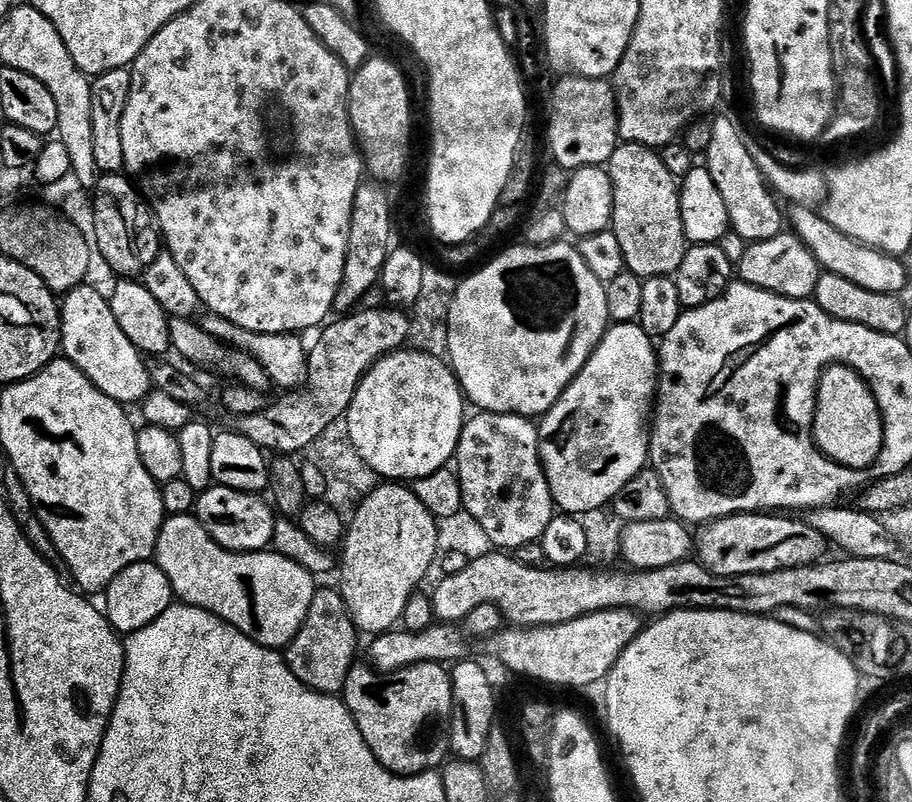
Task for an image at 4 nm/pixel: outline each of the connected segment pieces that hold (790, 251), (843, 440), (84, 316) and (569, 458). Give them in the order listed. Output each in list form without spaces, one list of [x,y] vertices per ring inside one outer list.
[[[784,230],[768,241],[749,243],[744,249],[746,250],[740,260],[739,276],[743,283],[753,284],[767,292],[795,300],[815,297],[822,275],[820,263],[816,260],[816,255],[791,231]]]
[[[844,368],[833,374],[823,375],[816,393],[816,418],[814,419],[814,433],[817,445],[833,461],[850,469],[865,470],[877,469],[882,460],[888,460],[894,452],[894,440],[885,440],[888,435],[888,412],[880,412],[884,409],[884,403],[878,403],[872,389],[854,369]]]
[[[88,287],[75,288],[63,297],[63,355],[75,368],[82,370],[102,394],[125,406],[139,405],[154,388],[149,361],[126,336],[122,326],[118,326],[109,297]]]
[[[638,322],[613,323],[596,351],[588,357],[588,365],[580,371],[580,405],[564,440],[564,476],[568,479],[572,504],[578,511],[592,512],[603,504],[611,505],[623,493],[620,491],[647,466],[648,460],[650,464],[648,436],[650,440],[650,417],[658,396],[659,378],[658,348],[648,331]]]

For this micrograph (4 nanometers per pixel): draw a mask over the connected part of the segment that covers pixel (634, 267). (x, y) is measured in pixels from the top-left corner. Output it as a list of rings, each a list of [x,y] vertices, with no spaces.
[[[624,142],[606,165],[614,185],[614,228],[616,240],[624,251],[627,271],[641,278],[676,274],[688,255],[690,241],[684,233],[680,213],[680,189],[677,177],[663,165],[659,151],[645,148],[643,144]]]

